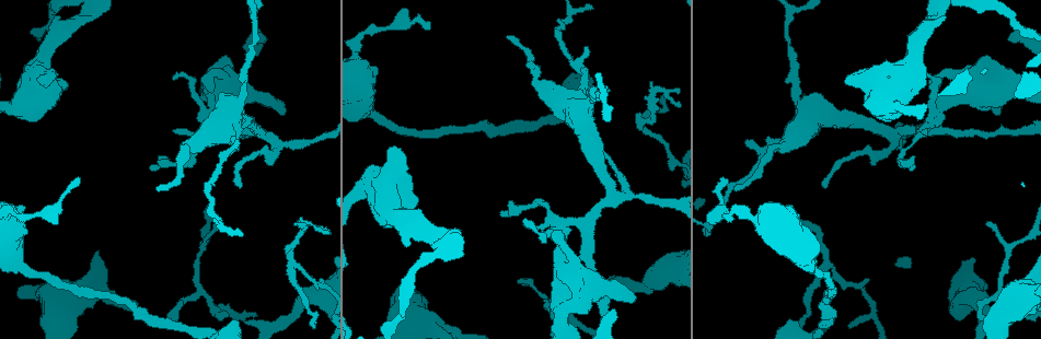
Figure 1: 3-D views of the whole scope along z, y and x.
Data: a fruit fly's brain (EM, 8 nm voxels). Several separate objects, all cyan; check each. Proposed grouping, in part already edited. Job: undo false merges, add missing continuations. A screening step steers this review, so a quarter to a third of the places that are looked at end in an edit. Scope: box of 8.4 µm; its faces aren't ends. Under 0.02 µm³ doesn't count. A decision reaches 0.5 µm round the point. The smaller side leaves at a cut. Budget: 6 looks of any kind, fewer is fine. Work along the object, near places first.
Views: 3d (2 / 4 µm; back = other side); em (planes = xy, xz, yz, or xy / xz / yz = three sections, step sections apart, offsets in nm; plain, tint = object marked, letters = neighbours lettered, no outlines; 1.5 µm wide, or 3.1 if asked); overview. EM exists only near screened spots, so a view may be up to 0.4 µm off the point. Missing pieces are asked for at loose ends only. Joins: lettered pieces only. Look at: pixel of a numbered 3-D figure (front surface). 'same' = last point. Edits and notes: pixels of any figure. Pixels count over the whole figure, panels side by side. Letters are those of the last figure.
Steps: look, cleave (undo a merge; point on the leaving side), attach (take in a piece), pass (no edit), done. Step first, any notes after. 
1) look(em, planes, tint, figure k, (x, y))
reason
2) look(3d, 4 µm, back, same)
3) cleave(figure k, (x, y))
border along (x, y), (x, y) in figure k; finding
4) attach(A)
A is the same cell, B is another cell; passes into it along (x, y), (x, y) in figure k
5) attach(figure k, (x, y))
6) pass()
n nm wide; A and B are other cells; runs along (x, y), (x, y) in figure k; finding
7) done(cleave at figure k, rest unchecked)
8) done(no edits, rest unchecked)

look(3d, 2 µm, figure 1, (214, 310))
a fork

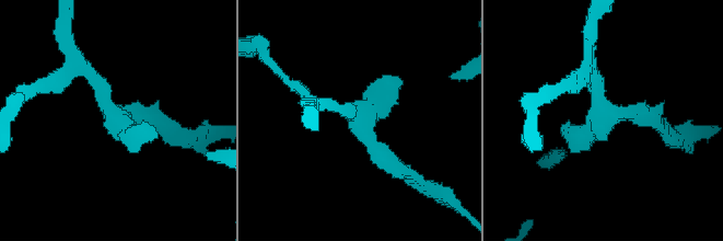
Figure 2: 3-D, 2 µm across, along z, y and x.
look(em, planes, letters, figure 2, (595, 127))
shape alone is not enough

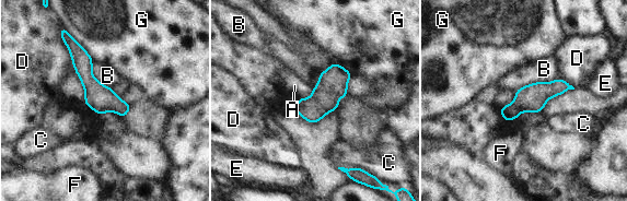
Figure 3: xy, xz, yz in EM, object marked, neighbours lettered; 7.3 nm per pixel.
pass()
A, B, C, D, E, F and G are other cells; border along (313, 90), (309, 97), (299, 98) in figure 3; all the same neuron

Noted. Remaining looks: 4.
look(3d, 2 µm, figure 1, (643, 130))
arms part here

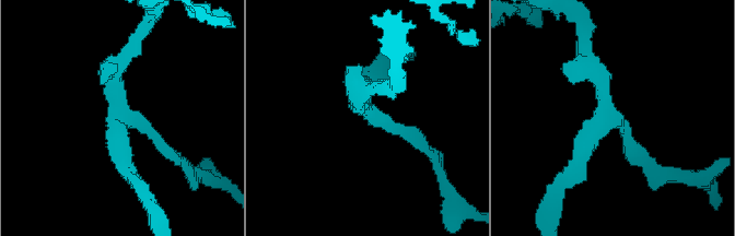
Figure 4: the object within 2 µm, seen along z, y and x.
look(em, planes, letters, figure 4, (120, 107))

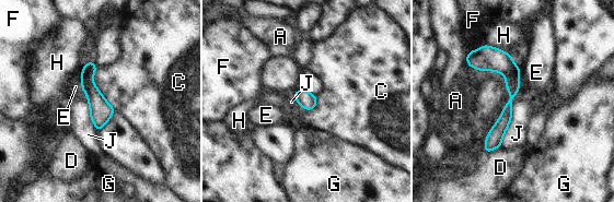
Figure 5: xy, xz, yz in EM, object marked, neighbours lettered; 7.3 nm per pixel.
pass()
100 nm wide; A, C, D, E, F, G, H and J are other cells; runs along (484, 47), (511, 74), (506, 118), (487, 149) in figure 5; all the same neuron

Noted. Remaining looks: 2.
look(em, planes, letters, figure 1, (803, 105))
four or more arms meet

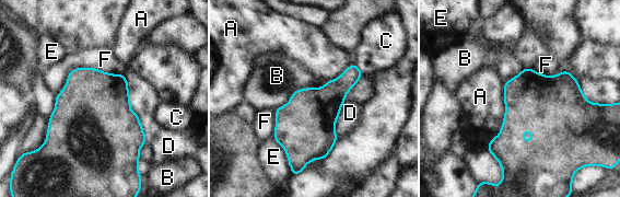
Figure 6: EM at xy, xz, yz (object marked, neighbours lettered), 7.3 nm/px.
pass()
A, B, C, D, E and F are other cells; border along (504, 81), (505, 115), (487, 146) in figure 6; all the same neuron

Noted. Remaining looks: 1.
done(no edits, rest unchecked)

